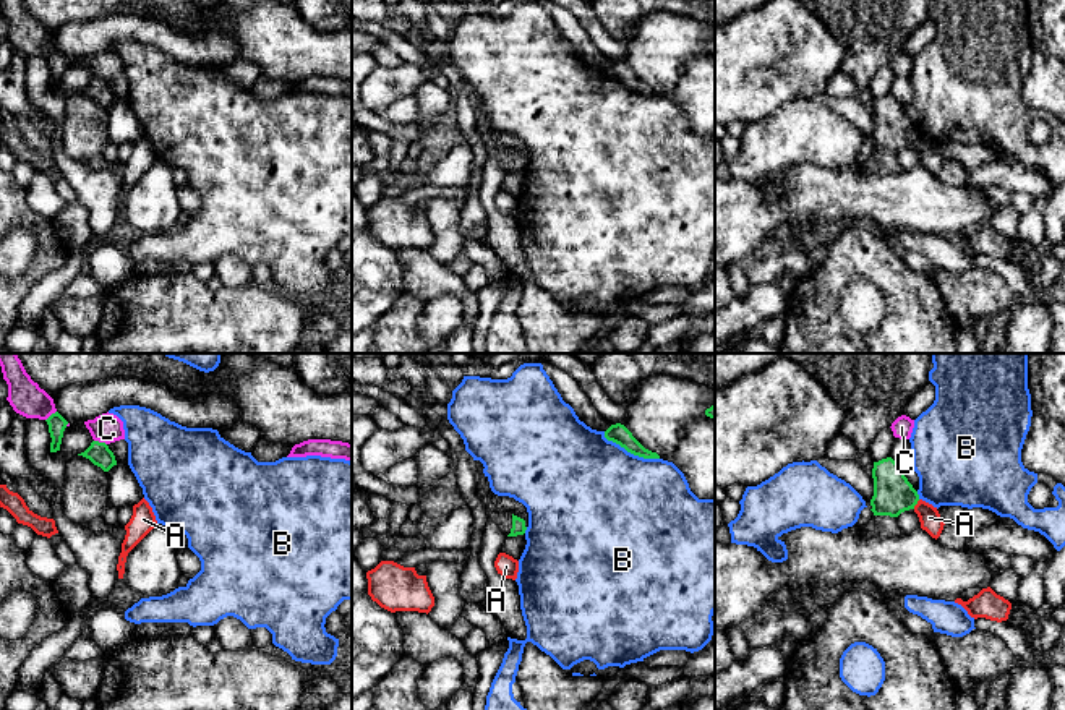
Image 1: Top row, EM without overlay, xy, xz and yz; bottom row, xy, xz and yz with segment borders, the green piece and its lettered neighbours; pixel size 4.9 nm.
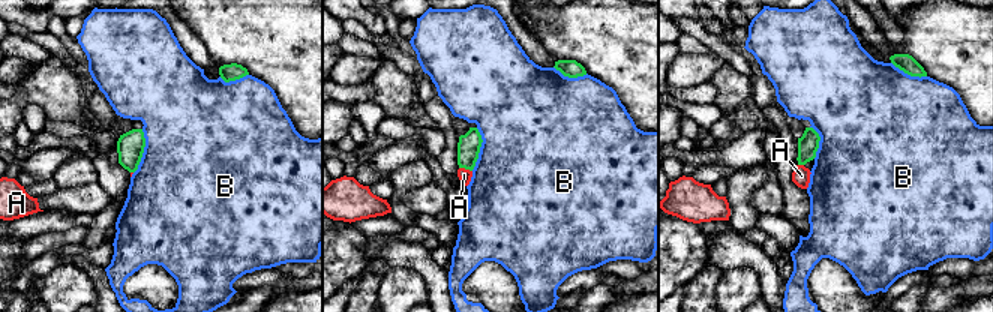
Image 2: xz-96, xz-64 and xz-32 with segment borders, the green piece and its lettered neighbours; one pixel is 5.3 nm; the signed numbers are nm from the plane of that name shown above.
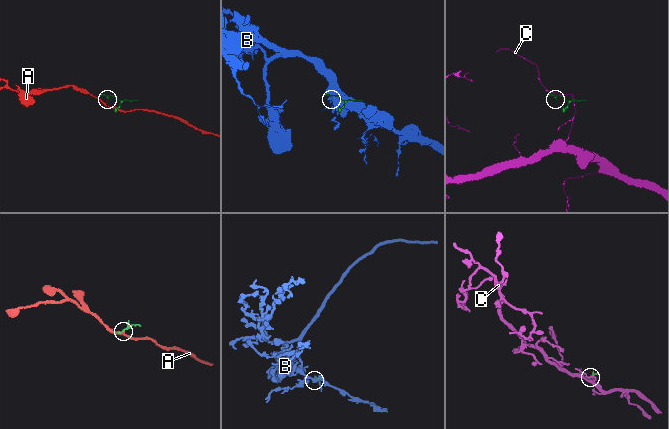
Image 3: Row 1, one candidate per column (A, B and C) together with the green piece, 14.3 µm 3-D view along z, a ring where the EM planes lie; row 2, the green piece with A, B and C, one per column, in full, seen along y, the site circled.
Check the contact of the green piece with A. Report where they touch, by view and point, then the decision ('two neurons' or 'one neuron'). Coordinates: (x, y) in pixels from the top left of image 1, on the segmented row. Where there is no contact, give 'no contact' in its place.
yz (916, 503) | two neurons

